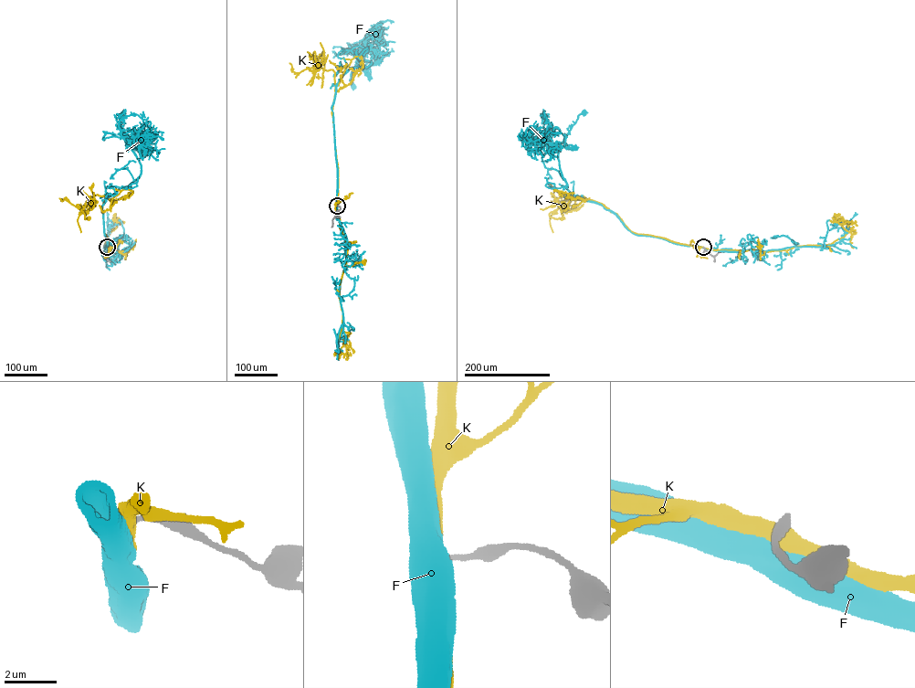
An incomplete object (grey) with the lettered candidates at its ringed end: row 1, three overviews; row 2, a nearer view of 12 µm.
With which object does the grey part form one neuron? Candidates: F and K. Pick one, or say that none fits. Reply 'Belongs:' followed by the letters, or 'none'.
Belongs: F

